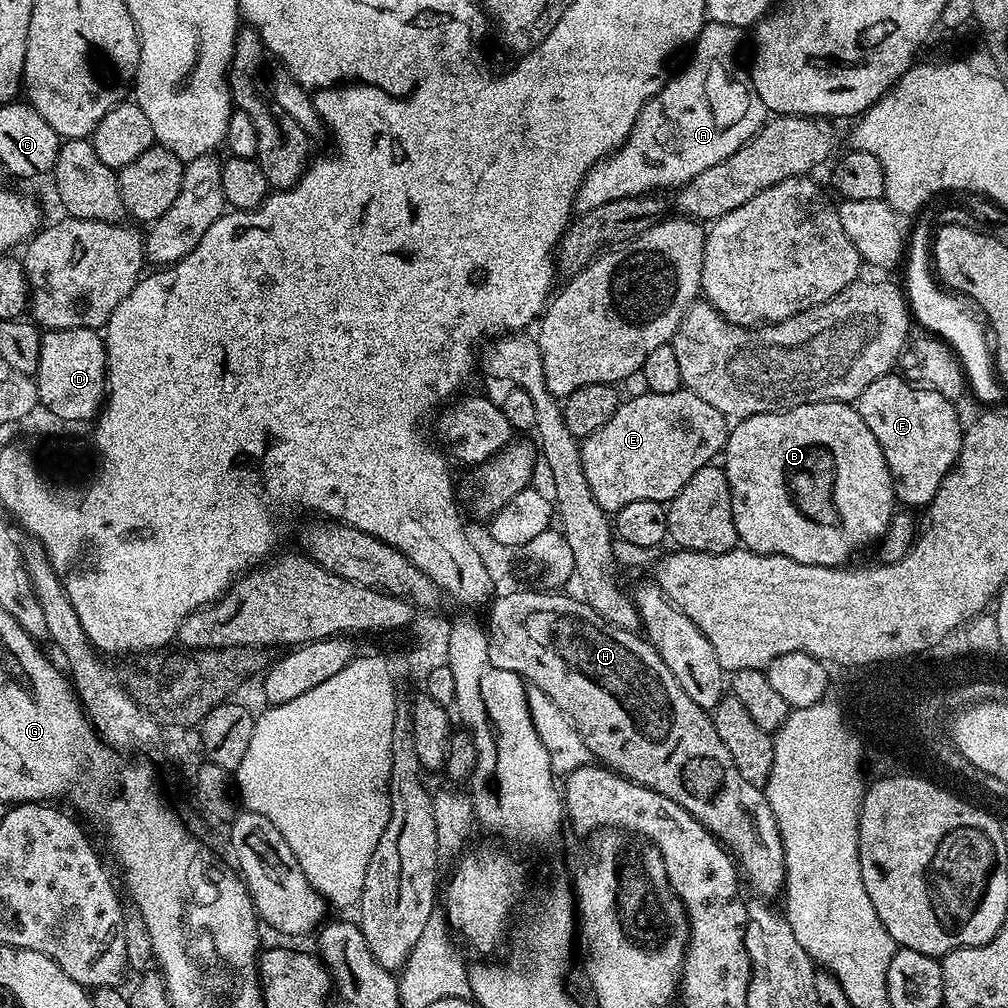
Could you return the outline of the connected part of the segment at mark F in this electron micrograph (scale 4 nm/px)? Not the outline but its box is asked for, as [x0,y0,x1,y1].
[854,374,964,510]

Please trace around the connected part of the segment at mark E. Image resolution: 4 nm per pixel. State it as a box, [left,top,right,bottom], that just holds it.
[579,387,730,514]

